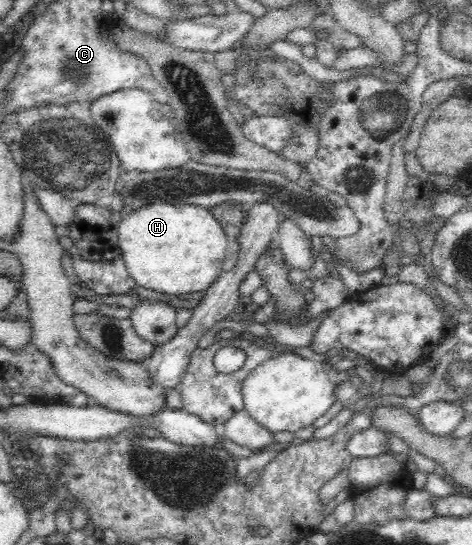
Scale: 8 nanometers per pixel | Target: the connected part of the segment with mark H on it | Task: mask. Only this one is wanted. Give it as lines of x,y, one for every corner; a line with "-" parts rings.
157,201
121,218
118,227
119,247
130,276
138,286
152,288
158,292
183,295
206,290
224,271
224,256
227,251
227,234
211,209
197,204
172,204

